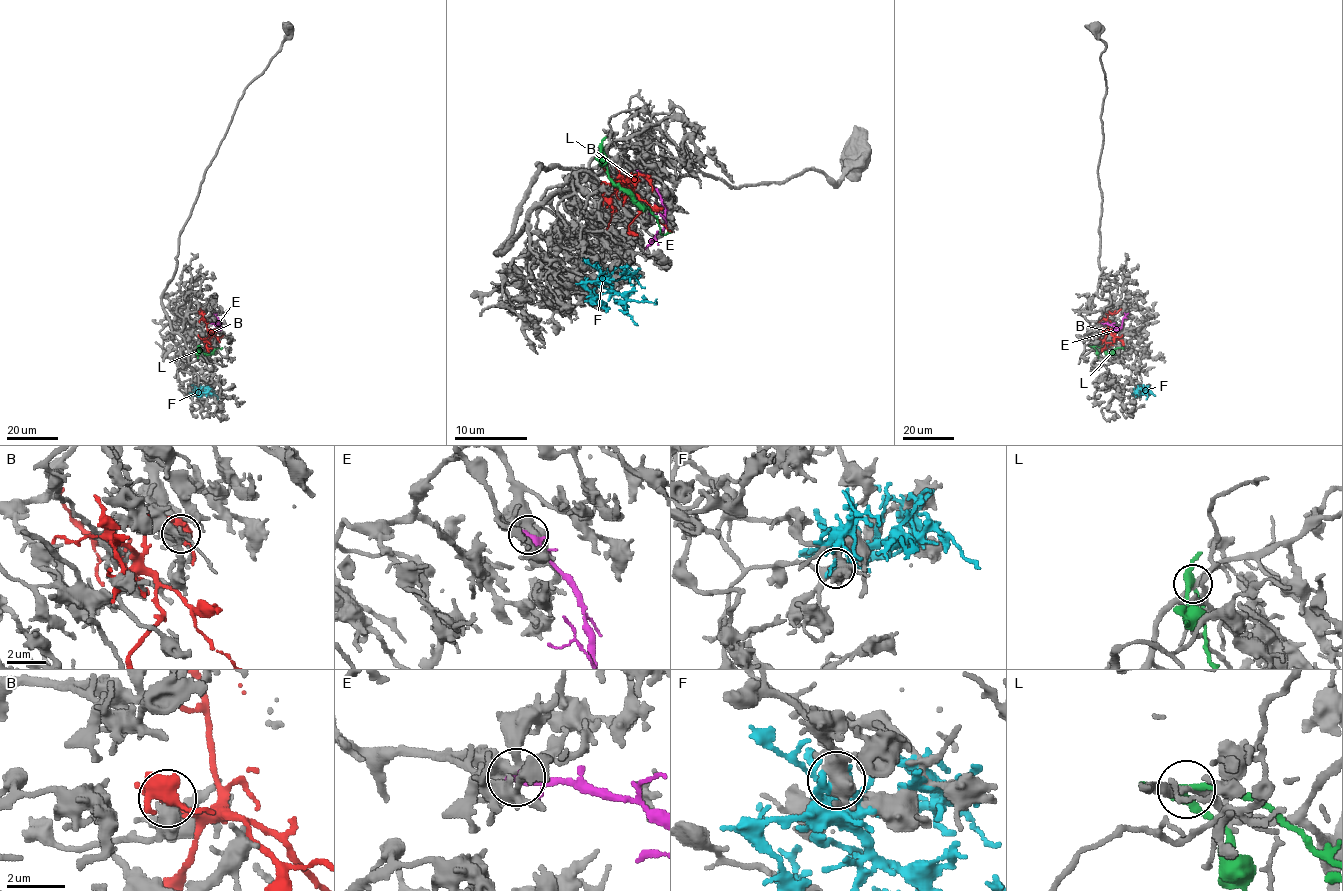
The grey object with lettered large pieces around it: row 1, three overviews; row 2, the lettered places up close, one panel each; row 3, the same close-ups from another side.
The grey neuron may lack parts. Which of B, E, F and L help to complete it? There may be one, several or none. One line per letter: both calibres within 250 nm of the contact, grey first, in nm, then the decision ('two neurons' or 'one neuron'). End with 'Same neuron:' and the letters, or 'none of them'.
B: 460/400 nm | two neurons
E: 300/400 nm | two neurons
F: 440/320 nm | two neurons
L: 240/280 nm | two neurons
Same neuron: none of them

